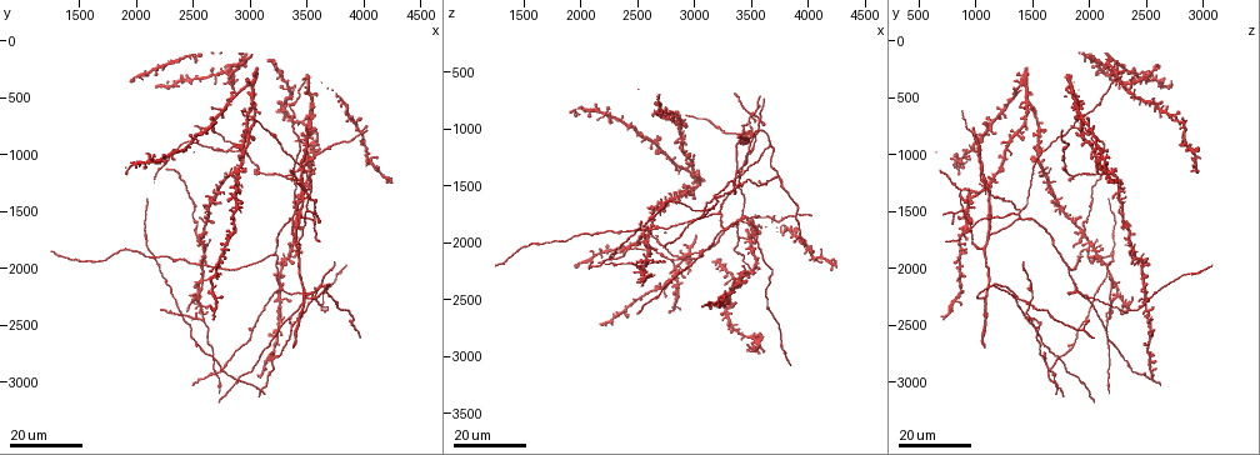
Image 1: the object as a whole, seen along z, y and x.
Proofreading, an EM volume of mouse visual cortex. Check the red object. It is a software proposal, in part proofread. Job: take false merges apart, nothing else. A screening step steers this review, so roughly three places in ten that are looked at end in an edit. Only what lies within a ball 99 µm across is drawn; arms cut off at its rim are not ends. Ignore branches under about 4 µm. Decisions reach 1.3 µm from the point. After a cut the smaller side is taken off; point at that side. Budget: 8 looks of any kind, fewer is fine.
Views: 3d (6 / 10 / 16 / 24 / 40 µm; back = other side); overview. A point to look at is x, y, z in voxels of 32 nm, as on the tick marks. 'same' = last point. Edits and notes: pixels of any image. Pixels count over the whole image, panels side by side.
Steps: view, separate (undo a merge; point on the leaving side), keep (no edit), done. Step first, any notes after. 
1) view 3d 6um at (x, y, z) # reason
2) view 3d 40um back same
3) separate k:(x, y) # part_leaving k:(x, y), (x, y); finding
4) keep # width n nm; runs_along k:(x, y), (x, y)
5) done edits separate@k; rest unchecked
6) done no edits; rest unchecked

view 3d 16um at (3360, 2560, 1520) # a fork

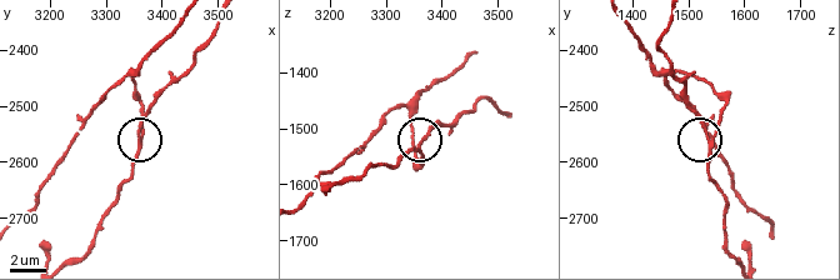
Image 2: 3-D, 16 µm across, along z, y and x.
view 3d 6um at (3360, 2550, 1530)

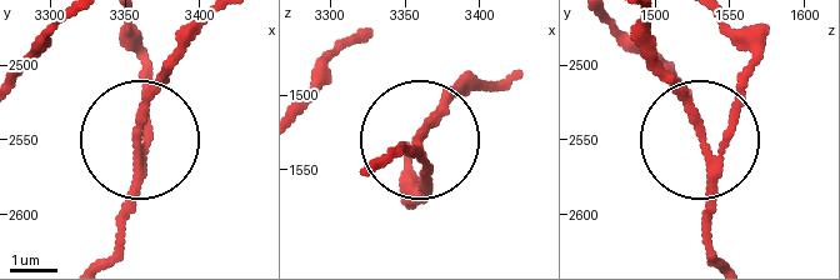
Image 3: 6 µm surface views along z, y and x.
view 3d 6um back at (3356, 2554, 1534)

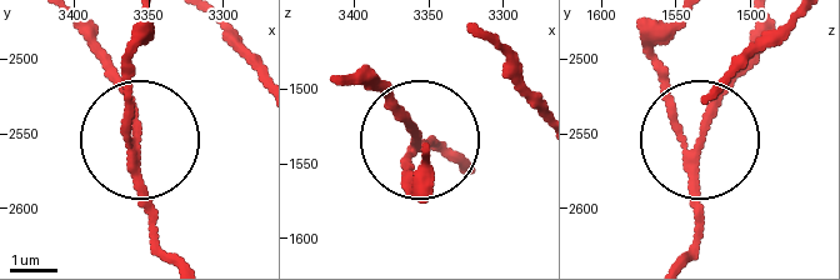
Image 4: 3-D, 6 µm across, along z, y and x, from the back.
separate 4:(408, 125) # part_leaving 4:(416, 145), (380, 98), (345, 85); a second cell is stuck on

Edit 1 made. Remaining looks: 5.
view 3d 16um at (3500, 2260, 1080) # three arms meet

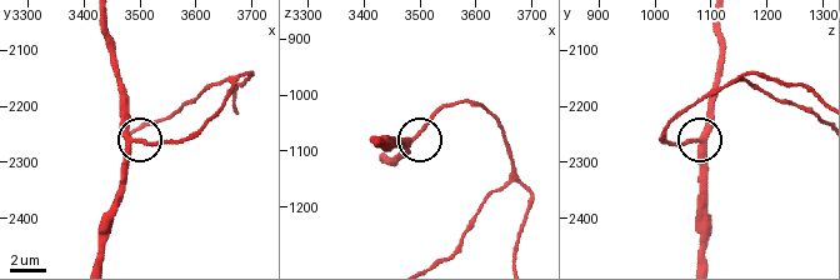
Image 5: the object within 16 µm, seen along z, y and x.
view 3d 10um at (3495, 2265, 1080)

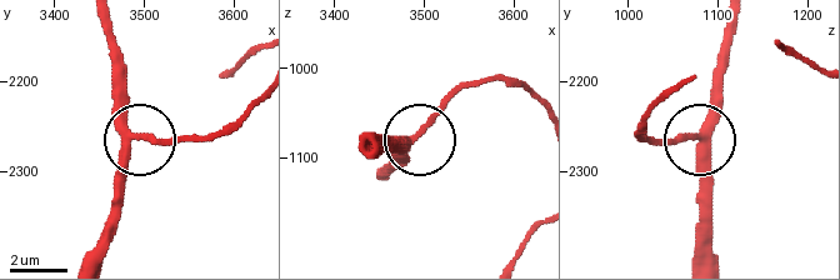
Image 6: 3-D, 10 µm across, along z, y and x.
keep # runs_along 6:(730, 24), (715, 118), (701, 146), (701, 229); all the same cell

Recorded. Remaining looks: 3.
view 3d 24um at (2920, 980, 2120) # three arms meet

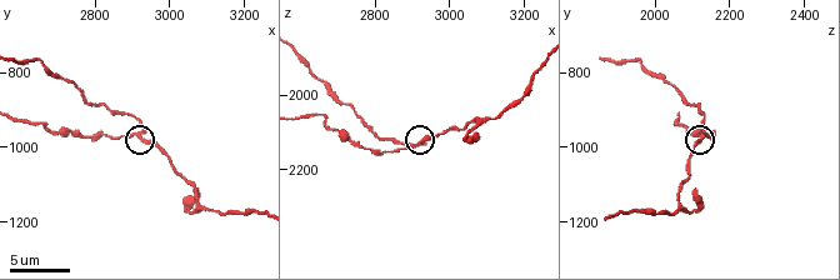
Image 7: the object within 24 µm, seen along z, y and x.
view 3d 6um at (2930, 960, 2120) # closer look

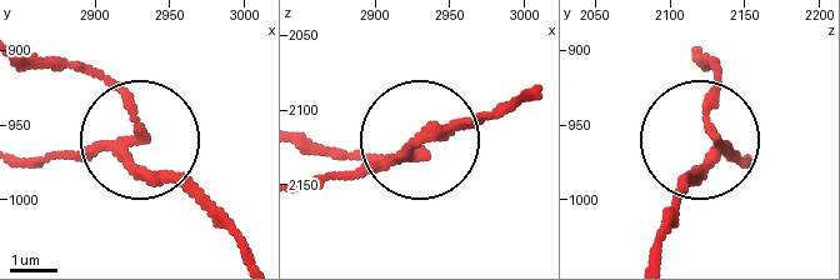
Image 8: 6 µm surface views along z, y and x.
separate 8:(95, 76) # width 210 nm; two cells meet here

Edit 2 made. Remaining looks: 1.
done edits separate@4, separate@8; rest unchecked

